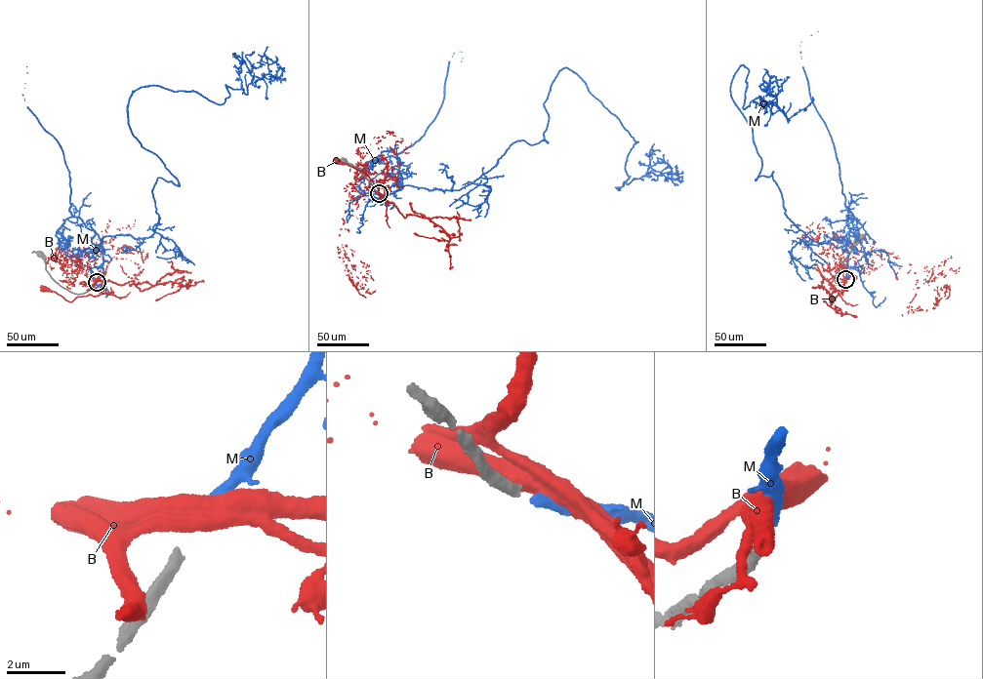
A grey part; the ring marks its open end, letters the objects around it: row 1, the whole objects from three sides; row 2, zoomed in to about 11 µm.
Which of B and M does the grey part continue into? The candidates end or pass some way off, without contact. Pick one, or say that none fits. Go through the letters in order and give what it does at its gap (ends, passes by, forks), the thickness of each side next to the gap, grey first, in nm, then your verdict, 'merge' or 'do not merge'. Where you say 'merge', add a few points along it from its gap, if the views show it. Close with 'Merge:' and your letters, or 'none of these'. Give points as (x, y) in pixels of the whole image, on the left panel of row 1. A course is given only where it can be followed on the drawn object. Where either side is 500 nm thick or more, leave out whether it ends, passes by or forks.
B: 360 nm thick on the grey side, 550 nm on the other; do not merge
M: it ends there; 360 nm thick on the grey side, 360 nm on the other; merge; it runs (97, 281), (102, 239), (151, 236), (156, 179), (179, 182), (133, 135), (132, 94), (223, 103), (265, 56)
Merge: M

